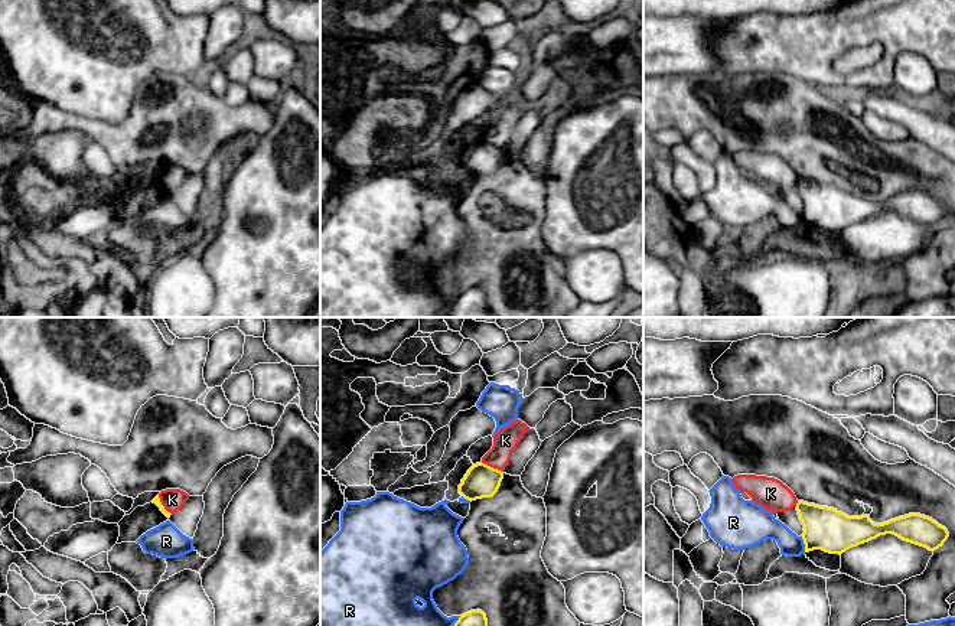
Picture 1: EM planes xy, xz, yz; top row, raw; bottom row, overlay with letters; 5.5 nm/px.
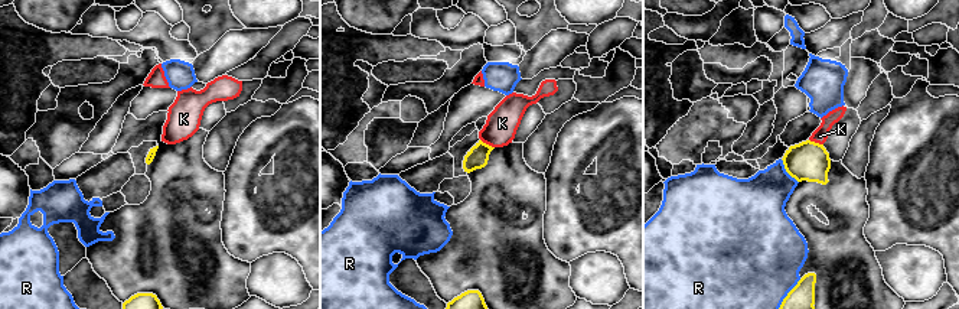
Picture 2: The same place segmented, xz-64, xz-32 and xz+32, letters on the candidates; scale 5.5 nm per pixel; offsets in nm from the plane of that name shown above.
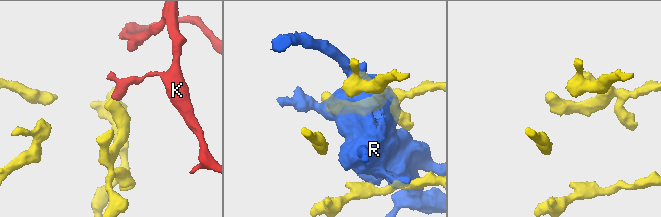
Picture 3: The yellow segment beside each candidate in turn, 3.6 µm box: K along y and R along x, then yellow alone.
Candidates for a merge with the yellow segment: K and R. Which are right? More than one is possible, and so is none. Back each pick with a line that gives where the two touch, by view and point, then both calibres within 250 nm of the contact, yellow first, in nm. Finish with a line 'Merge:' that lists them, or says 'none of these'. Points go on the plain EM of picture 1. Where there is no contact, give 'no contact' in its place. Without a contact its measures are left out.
Merge: none of these

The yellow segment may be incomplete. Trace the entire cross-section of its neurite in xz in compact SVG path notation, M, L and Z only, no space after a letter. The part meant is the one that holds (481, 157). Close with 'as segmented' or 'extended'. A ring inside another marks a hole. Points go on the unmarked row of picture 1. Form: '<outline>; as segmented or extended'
M480 138L467 147L459 162L459 170L470 179L492 175L498 169L502 156L503 149Z; as segmented

